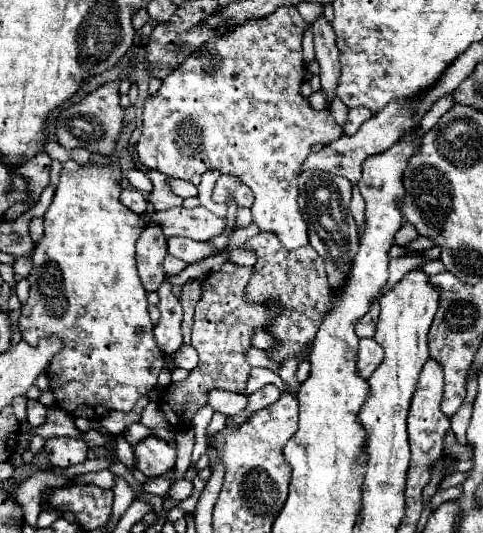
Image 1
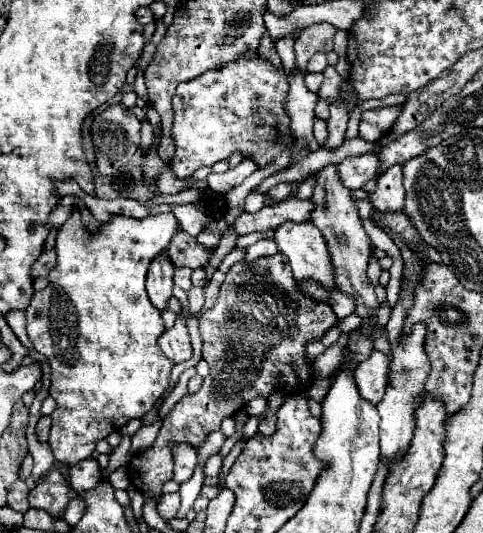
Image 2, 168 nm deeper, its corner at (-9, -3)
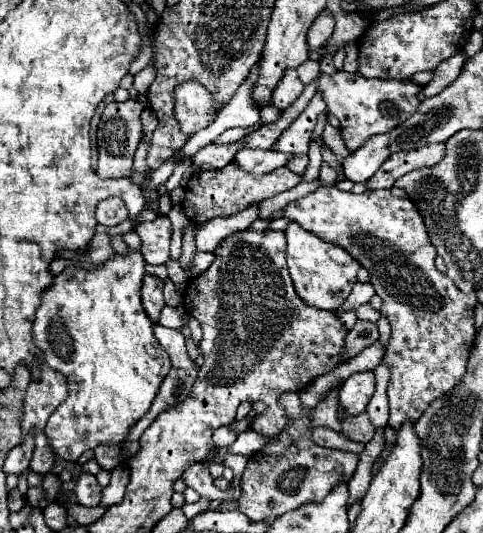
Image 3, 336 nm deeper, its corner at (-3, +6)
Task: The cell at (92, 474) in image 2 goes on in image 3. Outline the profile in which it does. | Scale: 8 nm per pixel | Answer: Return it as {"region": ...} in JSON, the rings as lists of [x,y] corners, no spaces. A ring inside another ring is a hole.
{"region":[[[82,473],[78,483],[76,483],[76,497],[78,503],[84,507],[98,507],[100,499],[102,499],[102,487],[98,485],[96,477],[90,473]]]}

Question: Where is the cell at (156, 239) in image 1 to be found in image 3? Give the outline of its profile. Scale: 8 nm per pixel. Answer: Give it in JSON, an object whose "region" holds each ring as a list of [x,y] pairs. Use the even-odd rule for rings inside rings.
{"region":[[[146,275],[144,277],[144,285],[142,285],[142,307],[146,311],[146,315],[150,317],[150,321],[156,325],[160,319],[160,311],[164,307],[164,295],[162,295],[162,287],[164,281],[160,281],[154,275]]]}

